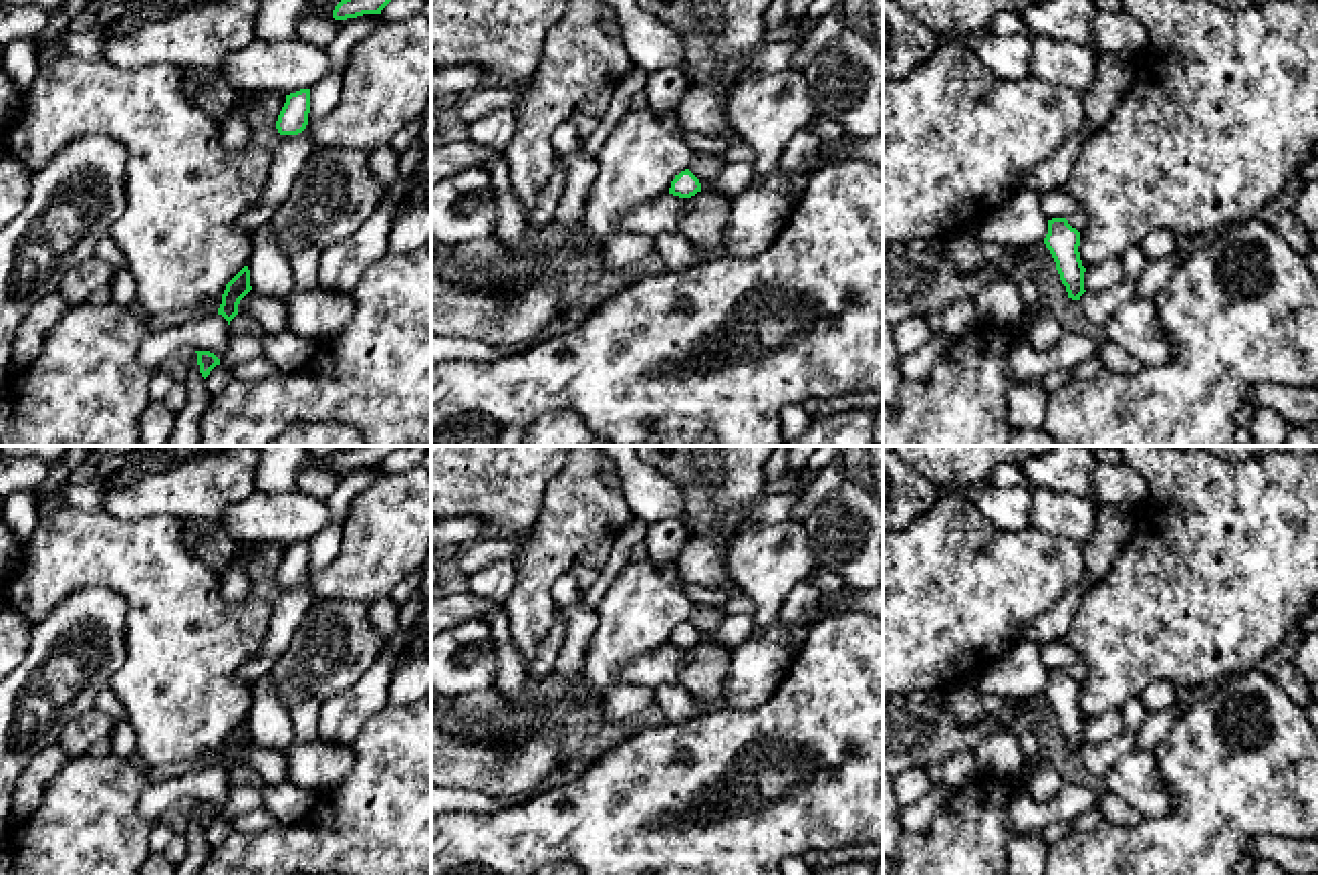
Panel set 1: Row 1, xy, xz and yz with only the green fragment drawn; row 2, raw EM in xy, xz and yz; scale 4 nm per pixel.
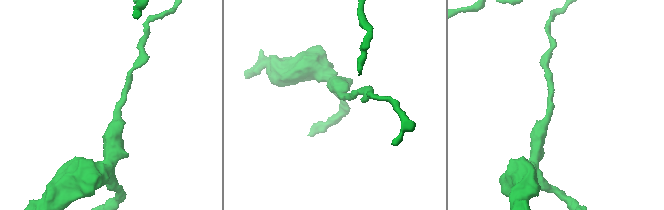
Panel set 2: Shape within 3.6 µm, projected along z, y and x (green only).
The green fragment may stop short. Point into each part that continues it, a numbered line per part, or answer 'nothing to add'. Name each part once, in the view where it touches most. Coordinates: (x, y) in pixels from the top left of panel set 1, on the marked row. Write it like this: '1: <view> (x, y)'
nothing to add

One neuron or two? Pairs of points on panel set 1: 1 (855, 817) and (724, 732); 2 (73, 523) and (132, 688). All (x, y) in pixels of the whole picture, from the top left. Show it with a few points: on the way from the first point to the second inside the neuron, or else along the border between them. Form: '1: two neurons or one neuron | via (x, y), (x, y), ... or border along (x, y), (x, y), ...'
1: one neuron | via (776, 817), (647, 835), (635, 825), (651, 811)
2: one neuron | via (113, 563), (148, 597), (148, 648)

